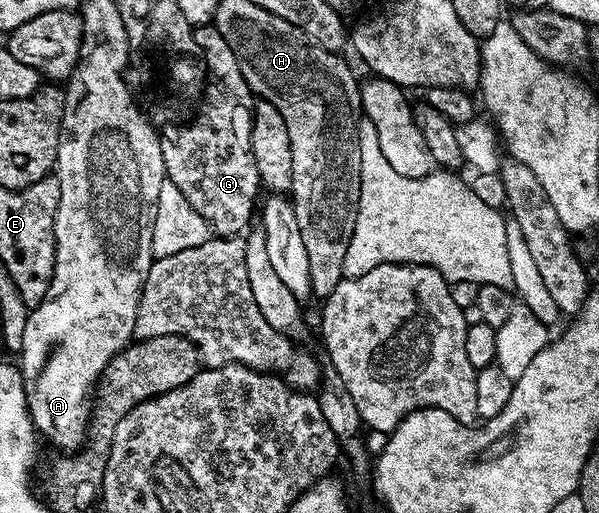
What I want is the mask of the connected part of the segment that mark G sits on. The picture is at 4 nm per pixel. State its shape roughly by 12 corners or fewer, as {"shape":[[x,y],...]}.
{"shape":[[212,23],[195,30],[200,114],[164,171],[213,234],[249,228],[262,189],[254,94]]}

